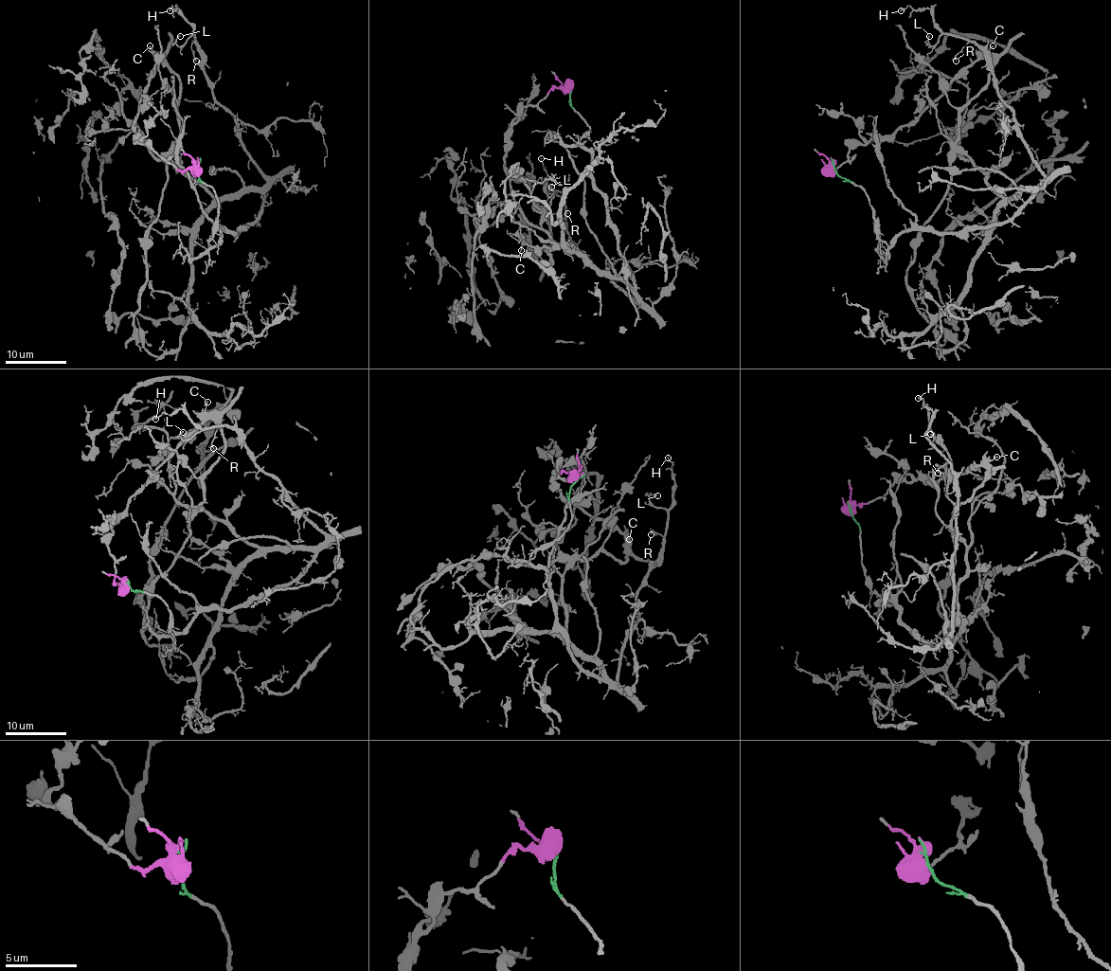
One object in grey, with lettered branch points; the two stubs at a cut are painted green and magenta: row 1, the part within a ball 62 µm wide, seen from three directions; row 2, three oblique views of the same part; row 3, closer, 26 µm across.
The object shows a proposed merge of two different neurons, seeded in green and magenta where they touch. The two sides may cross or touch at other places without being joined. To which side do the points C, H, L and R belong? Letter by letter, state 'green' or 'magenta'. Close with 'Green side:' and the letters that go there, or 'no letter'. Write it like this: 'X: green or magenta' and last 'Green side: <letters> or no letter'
C: magenta
H: green
L: green
R: green
Green side: H, L, R

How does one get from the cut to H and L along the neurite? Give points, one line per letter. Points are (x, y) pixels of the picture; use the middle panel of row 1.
H: (570, 91), (636, 301), (574, 246), (565, 196), (541, 157)
L: (570, 91), (636, 301), (574, 246), (551, 187)

